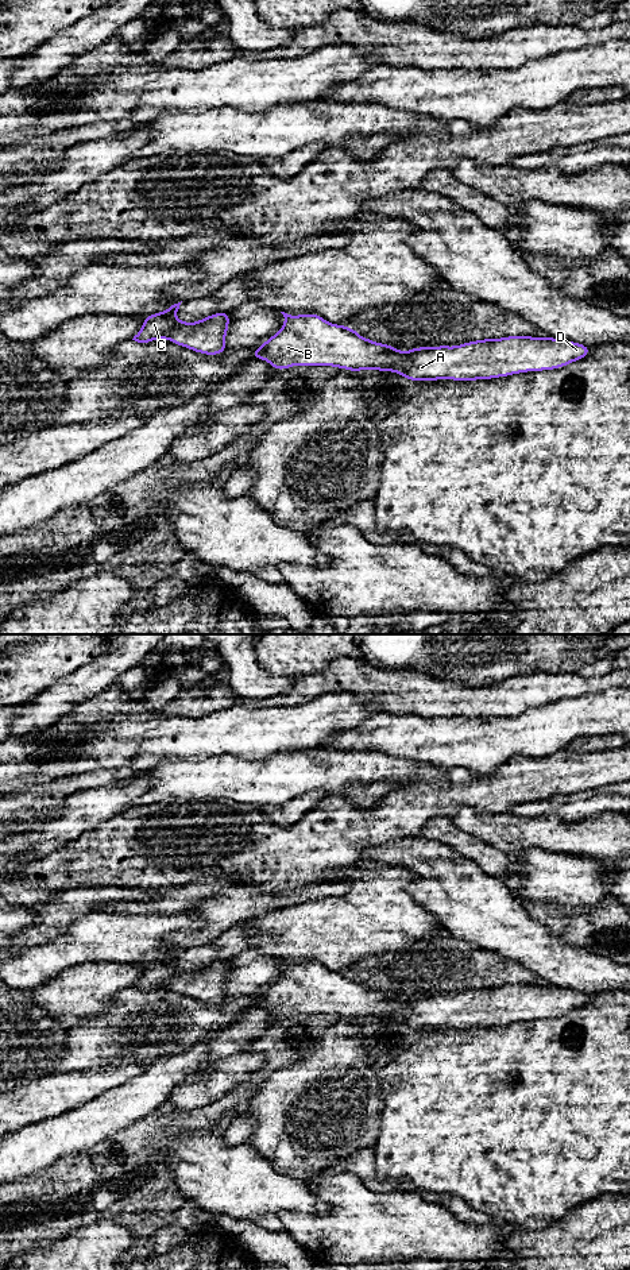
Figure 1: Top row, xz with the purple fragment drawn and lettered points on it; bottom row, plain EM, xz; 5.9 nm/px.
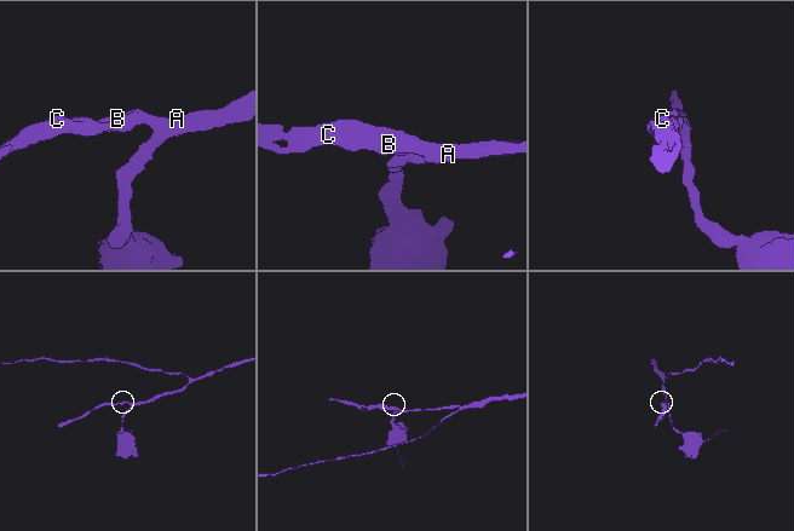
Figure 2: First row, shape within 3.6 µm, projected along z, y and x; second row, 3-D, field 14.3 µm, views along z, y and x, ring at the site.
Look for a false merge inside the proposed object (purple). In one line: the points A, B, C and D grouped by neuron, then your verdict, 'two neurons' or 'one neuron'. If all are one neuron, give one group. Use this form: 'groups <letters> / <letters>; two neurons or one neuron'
groups A B C D; one neuron

